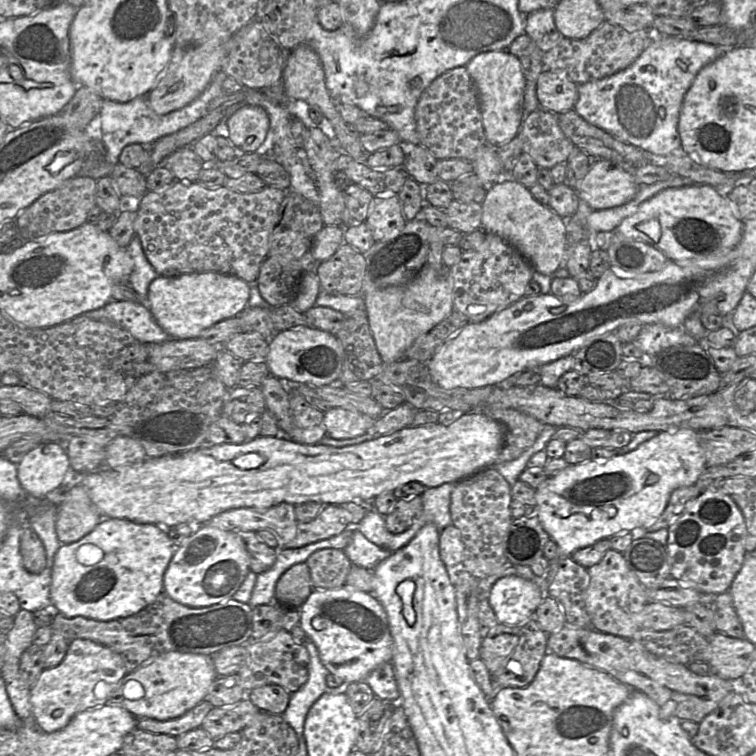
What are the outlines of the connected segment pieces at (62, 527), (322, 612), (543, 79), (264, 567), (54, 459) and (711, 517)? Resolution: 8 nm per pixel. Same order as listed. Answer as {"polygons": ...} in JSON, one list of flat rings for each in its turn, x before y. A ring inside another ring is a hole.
{"polygons":[[[81,484,72,487,59,505,56,515,56,534,61,545,83,538,101,518,86,488]],[[346,585,327,590,313,589,300,607,299,625,316,646,323,665,344,683,365,681,371,671,391,662,393,639,386,612,372,593]],[[544,69,536,81,536,95,540,108,561,114,574,110,578,100,578,84,562,72]],[[235,531,248,556,249,569,255,574,269,570,277,559,278,549,267,546,257,536,256,531]],[[42,442,25,454,17,467,18,479,27,497,33,501,45,501,49,493,62,484,70,463,61,443]],[[708,489,688,501,681,515,667,529,666,549,671,576,681,583,691,584,692,587,707,595,728,591,746,557,746,525,742,512,734,500,719,489]]]}

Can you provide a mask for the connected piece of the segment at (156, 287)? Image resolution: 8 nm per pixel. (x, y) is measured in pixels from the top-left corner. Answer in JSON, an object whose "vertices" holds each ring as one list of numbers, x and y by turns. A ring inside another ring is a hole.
{"vertices":[[205,271,156,277,148,288,147,307,166,333,176,339,194,339,214,324,238,316,248,306,249,297,250,284,246,281,230,274]]}

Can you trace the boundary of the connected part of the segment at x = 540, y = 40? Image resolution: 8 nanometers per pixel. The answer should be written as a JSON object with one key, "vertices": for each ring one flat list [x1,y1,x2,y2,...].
{"vertices":[[541,9,528,14,525,34,544,52,555,47,563,37,555,26,553,9]]}

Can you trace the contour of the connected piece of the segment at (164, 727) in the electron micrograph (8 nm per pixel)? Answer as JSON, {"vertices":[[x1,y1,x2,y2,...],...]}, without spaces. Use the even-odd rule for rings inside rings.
{"vertices":[[204,699,195,707,177,717,169,719,137,718,136,726,152,733,163,733,177,737,191,729,201,727,204,718,212,708,213,705]]}

